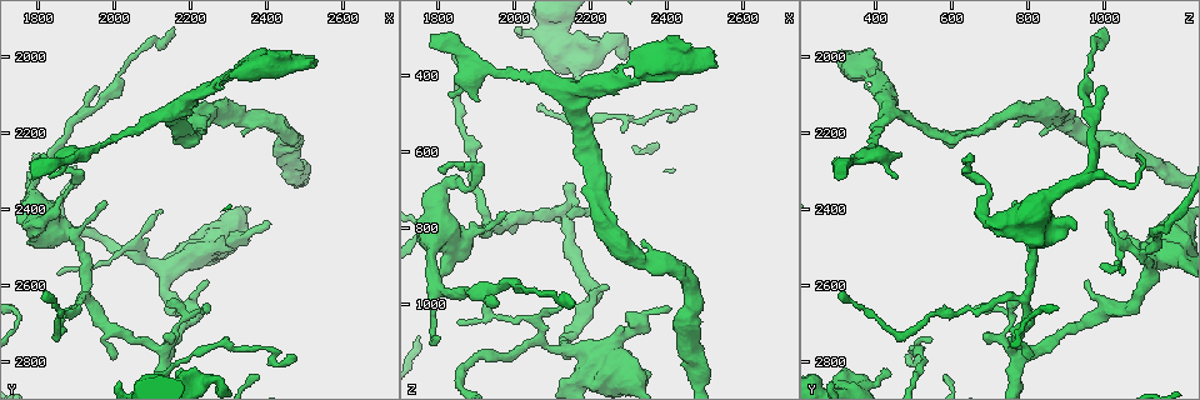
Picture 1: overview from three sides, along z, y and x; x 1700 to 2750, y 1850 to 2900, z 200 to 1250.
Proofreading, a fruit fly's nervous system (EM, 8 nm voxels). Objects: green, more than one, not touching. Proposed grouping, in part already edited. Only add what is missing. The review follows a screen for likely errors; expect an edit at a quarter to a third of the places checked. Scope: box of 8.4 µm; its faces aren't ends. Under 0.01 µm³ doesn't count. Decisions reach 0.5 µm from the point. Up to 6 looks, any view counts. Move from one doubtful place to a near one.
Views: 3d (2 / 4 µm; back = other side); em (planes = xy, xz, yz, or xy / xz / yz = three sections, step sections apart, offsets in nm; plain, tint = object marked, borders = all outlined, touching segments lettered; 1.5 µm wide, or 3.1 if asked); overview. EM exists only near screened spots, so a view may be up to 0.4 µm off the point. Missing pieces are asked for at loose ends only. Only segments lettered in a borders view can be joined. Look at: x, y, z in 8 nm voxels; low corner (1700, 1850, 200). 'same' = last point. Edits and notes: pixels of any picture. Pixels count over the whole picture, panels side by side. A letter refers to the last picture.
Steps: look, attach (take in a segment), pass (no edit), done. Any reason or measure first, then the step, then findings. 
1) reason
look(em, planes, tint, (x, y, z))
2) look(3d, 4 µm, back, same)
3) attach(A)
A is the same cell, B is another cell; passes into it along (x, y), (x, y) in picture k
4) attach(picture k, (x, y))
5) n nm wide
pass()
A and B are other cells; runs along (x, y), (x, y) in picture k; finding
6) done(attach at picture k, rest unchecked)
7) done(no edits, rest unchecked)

free end
look(em, yz, step 8, borders, (2405, 2445, 1005))

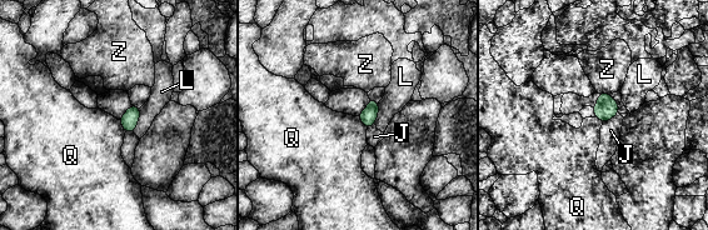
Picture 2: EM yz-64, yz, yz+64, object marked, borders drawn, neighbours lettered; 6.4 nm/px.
110 nm wide; L touches over 170 nm
pass()
J, L, Q and Z are other cells; none of them fits

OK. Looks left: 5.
look(em, planes, borders, (2150, 1920, 1000))

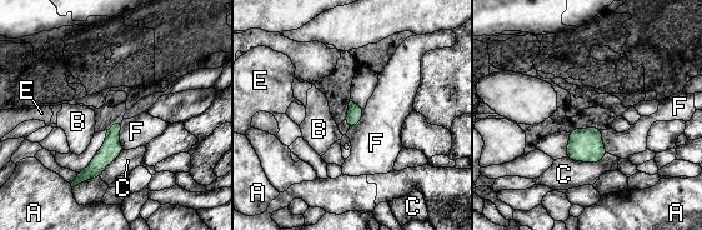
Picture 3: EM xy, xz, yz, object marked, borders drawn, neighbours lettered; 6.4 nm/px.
pass()
A, B, C, E and F are other cells; border along (121, 121), (119, 140), (124, 149) in picture 3; none of them fits

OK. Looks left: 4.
free end
look(em, planes, borders, (1790, 2325, 315))

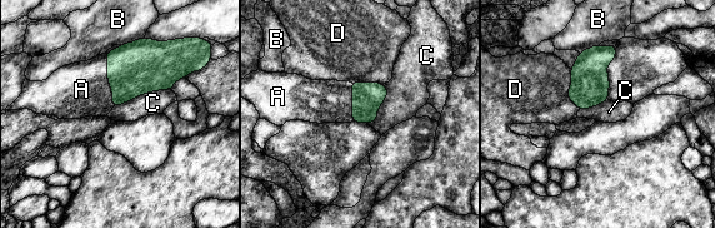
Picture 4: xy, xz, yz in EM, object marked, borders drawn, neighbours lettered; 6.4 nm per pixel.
attach(A)
A is the same cell, B, C and D are other cells; it goes on there

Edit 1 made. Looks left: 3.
done(attach at picture 4, rest unchecked)

